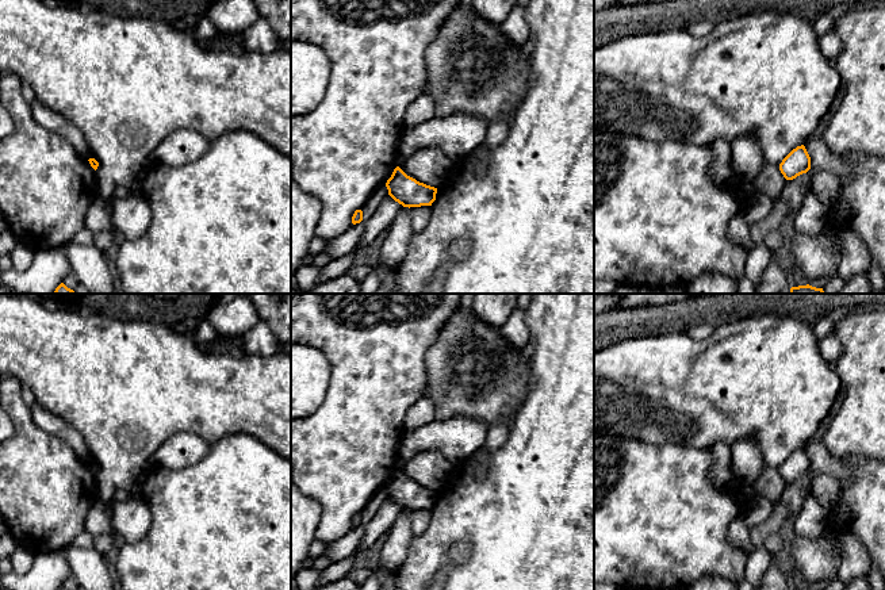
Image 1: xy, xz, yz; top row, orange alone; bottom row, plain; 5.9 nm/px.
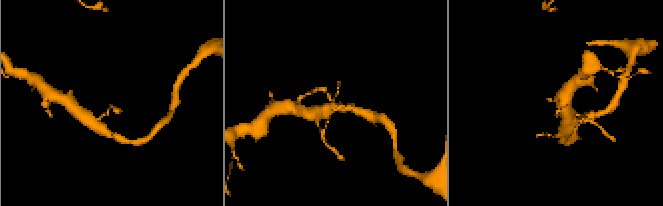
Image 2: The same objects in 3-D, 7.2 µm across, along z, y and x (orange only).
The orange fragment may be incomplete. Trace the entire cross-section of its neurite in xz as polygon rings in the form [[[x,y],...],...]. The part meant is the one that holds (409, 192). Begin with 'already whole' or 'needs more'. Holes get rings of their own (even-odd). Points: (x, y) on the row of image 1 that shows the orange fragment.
already whole | [[[396,166],[387,180],[388,195],[403,207],[432,206],[437,188],[417,181]]]

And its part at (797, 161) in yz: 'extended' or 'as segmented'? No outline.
as segmented

